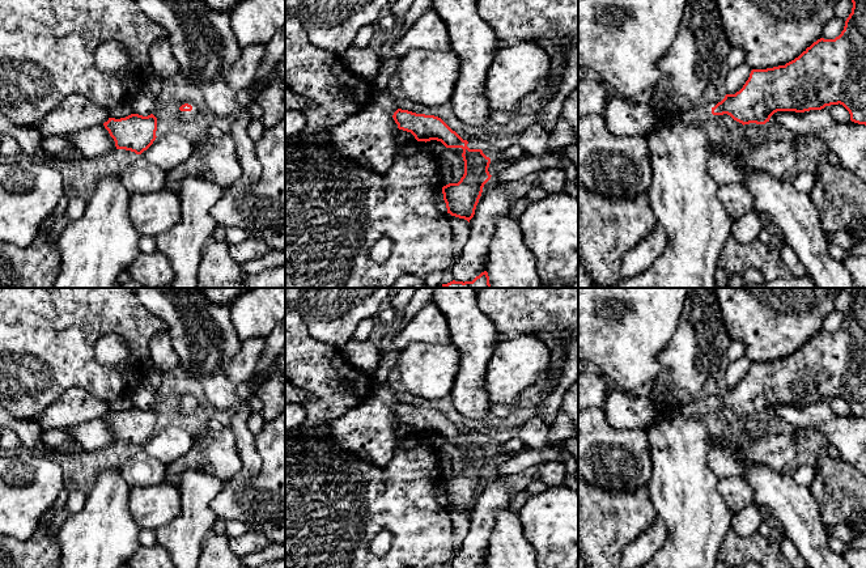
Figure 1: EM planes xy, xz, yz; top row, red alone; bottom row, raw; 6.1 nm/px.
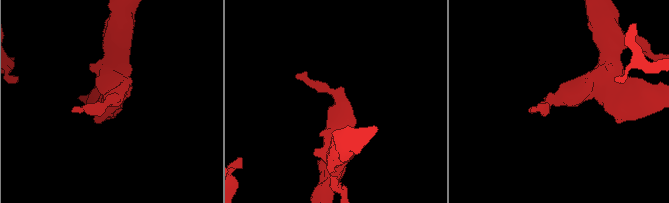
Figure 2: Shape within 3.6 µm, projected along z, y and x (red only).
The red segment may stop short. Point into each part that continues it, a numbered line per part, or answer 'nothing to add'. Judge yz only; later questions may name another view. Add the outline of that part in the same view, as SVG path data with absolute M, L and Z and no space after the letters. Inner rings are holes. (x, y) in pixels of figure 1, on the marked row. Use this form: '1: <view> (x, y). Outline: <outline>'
1: yz (699, 115). Outline: M695 103L691 110L680 110L678 118L682 123L692 127L702 127L712 116L712 109L701 103Z

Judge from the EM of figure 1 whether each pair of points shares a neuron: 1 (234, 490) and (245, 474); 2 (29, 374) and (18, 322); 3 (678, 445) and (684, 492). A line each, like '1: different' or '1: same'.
1: different
2: same
3: same

